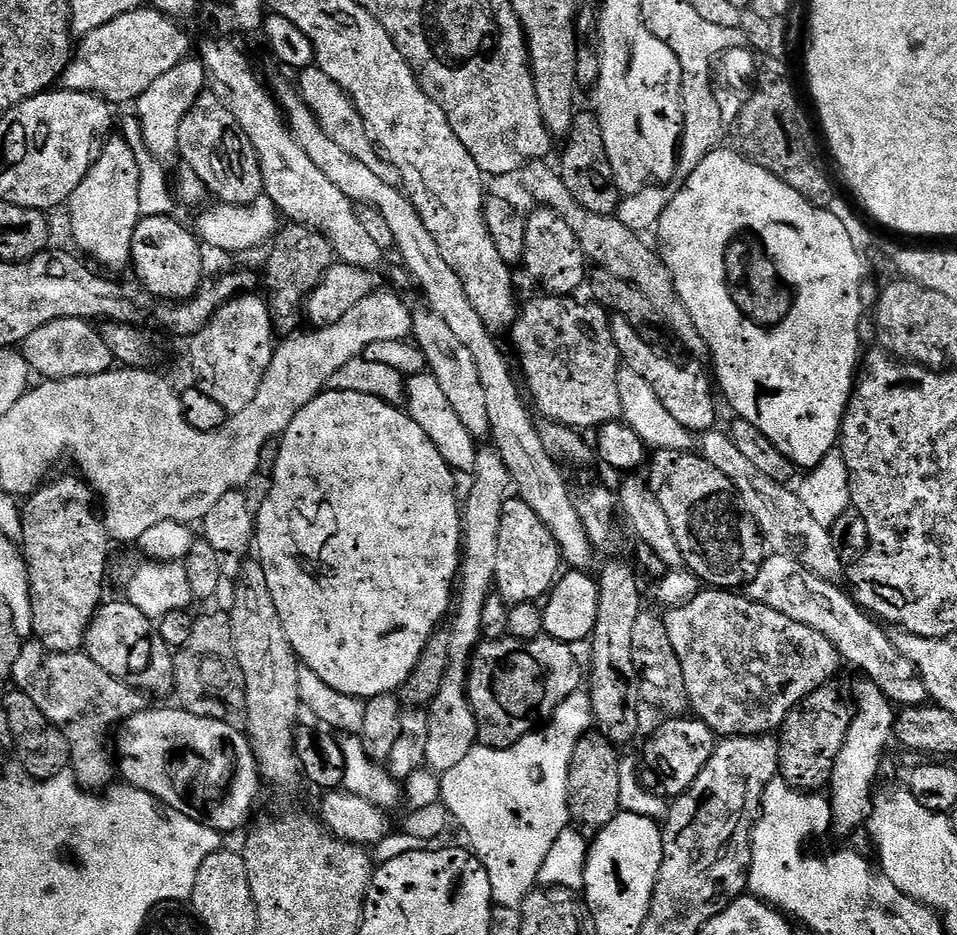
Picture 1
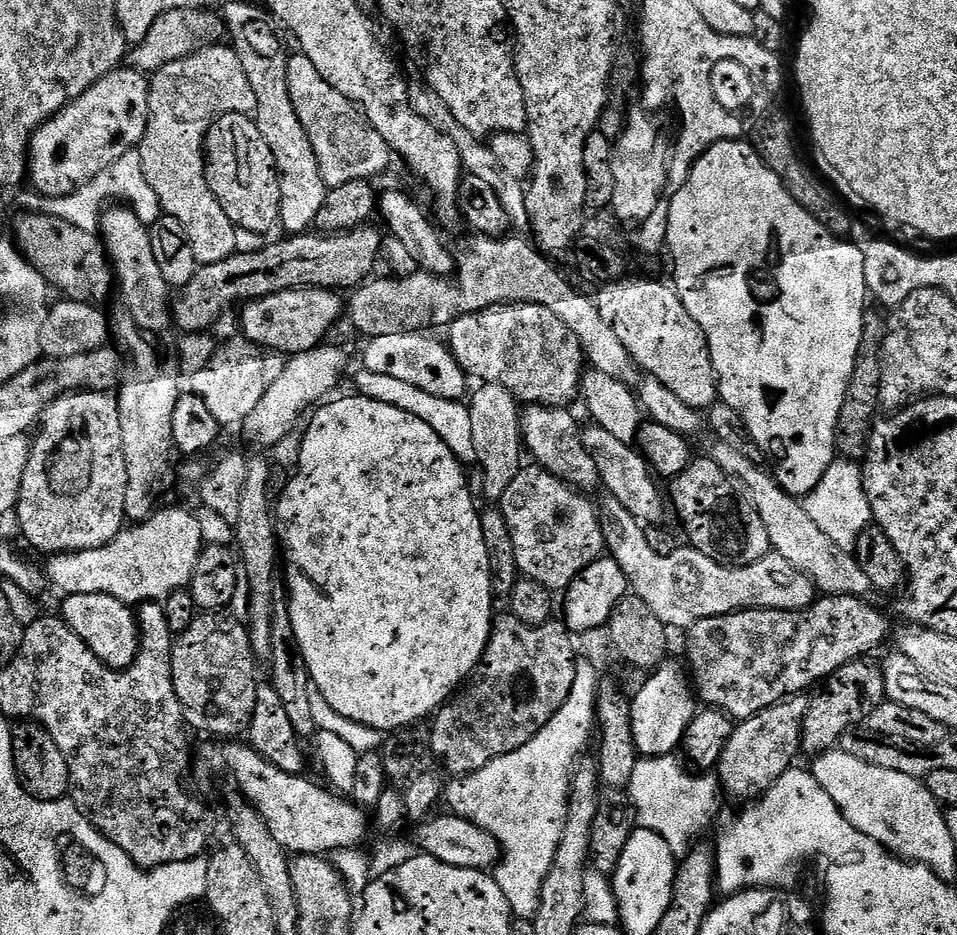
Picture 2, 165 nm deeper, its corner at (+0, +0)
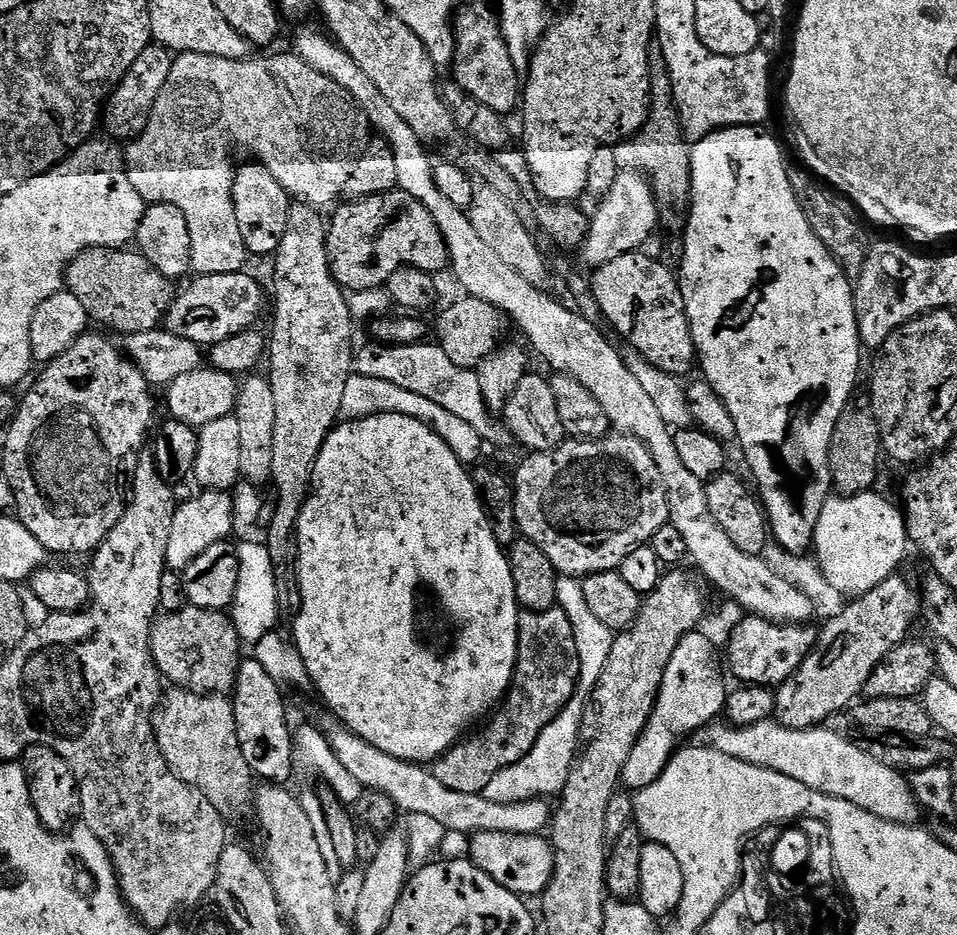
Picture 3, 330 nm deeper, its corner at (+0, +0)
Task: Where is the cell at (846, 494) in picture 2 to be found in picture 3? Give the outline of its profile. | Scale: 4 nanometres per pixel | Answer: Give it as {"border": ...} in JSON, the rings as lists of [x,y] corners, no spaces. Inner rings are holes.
{"border":[[[874,490],[854,496],[829,497],[823,504],[813,536],[819,568],[826,580],[847,598],[864,595],[893,575],[909,544],[903,511]]]}

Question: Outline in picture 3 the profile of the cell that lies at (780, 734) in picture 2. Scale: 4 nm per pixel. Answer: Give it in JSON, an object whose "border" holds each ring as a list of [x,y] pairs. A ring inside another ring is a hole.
{"border":[[[893,574],[886,577],[878,586],[864,595],[855,597],[848,602],[842,614],[827,621],[819,629],[816,637],[816,647],[809,652],[808,657],[798,666],[798,670],[788,681],[775,689],[776,711],[775,719],[786,728],[815,728],[828,722],[835,712],[851,709],[863,693],[871,672],[882,662],[892,650],[909,639],[908,631],[912,623],[917,623],[920,616],[920,593],[900,577]]]}

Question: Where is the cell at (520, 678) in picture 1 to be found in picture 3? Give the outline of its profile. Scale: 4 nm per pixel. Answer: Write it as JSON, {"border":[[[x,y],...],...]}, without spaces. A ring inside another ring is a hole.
{"border":[[[555,606],[545,612],[521,611],[518,658],[508,693],[487,717],[481,732],[473,731],[451,750],[431,761],[430,771],[434,778],[438,778],[446,790],[458,790],[458,794],[478,796],[484,793],[494,774],[514,766],[514,762],[530,754],[542,730],[546,730],[546,726],[550,726],[550,722],[554,722],[554,718],[570,702],[579,677],[580,663],[578,646],[574,642],[574,626],[570,626],[570,618],[566,618],[563,610]]]}

